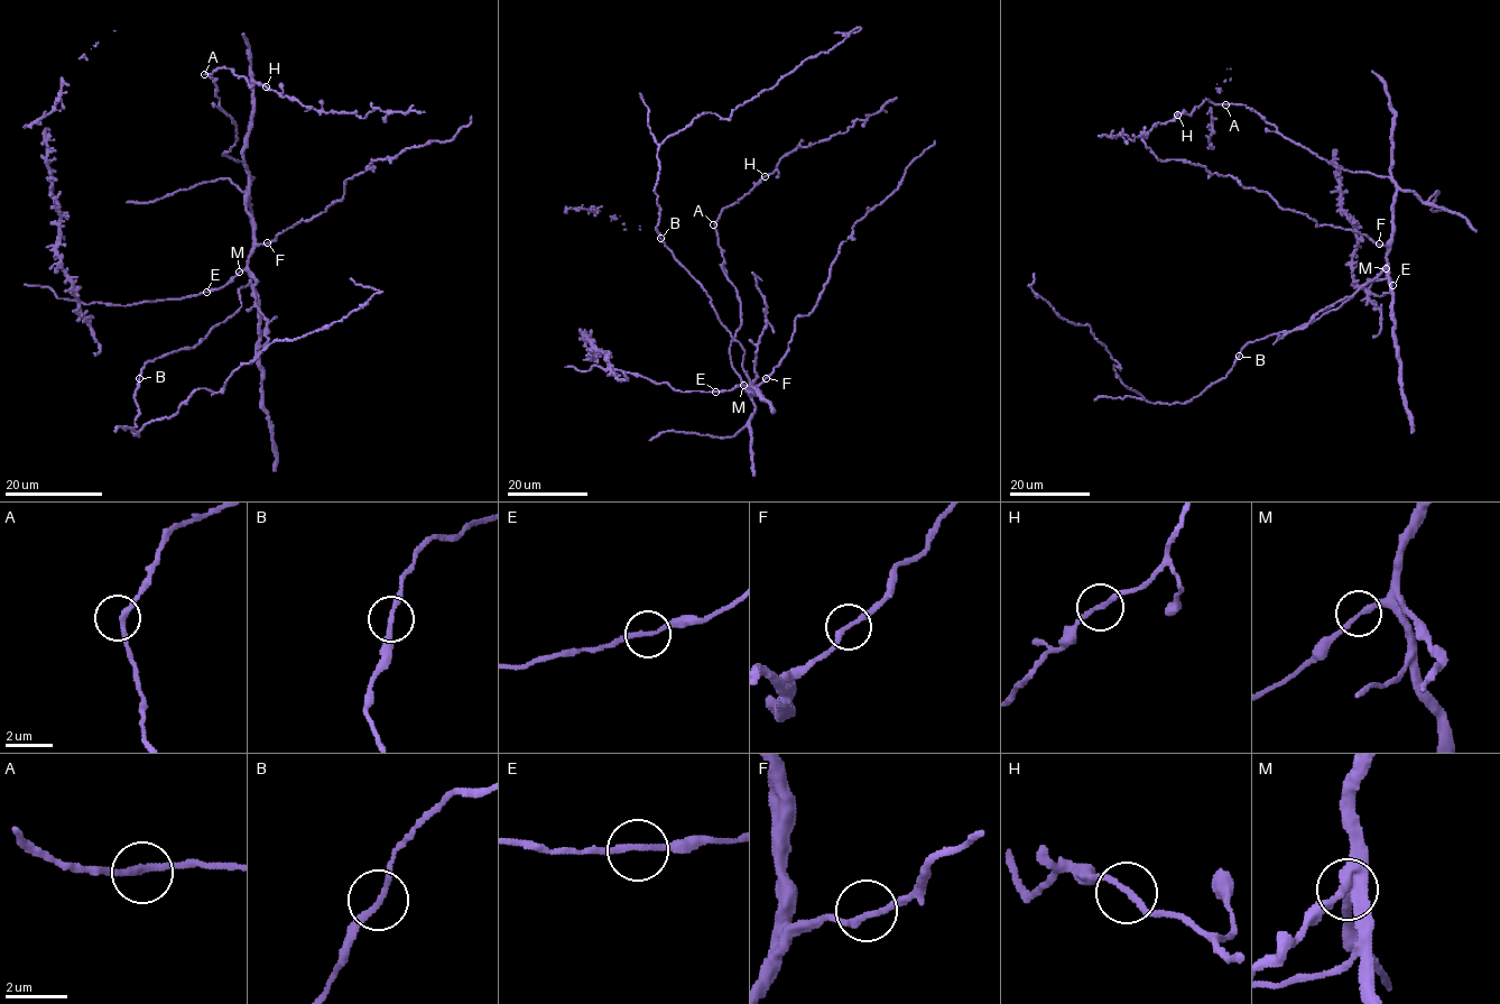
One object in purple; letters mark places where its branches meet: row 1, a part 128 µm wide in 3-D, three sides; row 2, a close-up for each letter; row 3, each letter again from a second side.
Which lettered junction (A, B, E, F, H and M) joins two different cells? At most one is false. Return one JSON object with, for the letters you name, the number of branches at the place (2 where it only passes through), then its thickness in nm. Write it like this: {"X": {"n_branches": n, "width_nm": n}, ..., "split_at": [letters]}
{"B": {"n_branches": 2, "width_nm": 200}, "split_at": ["B"]}

